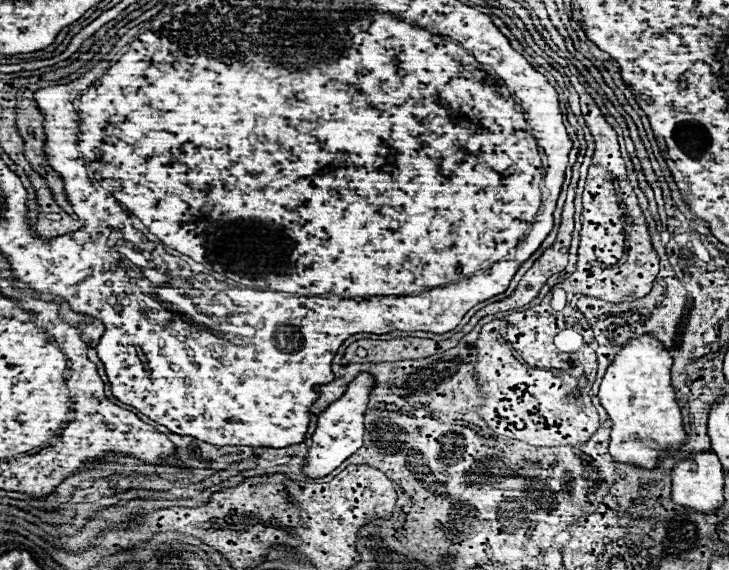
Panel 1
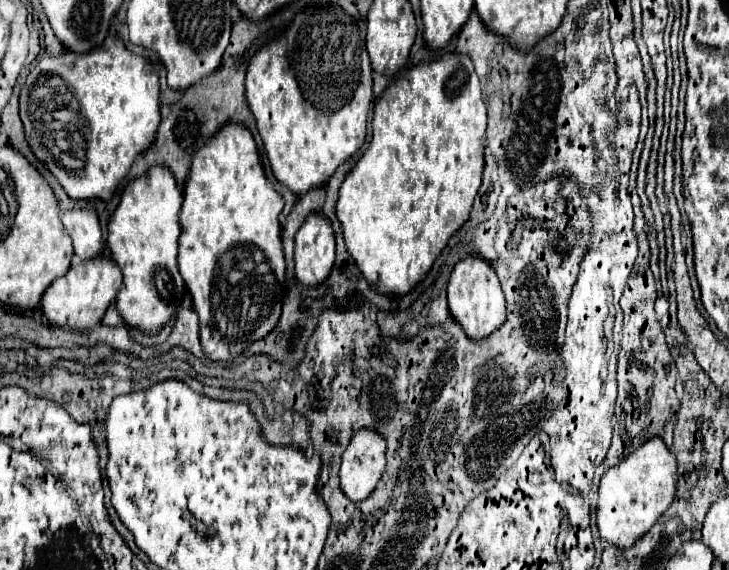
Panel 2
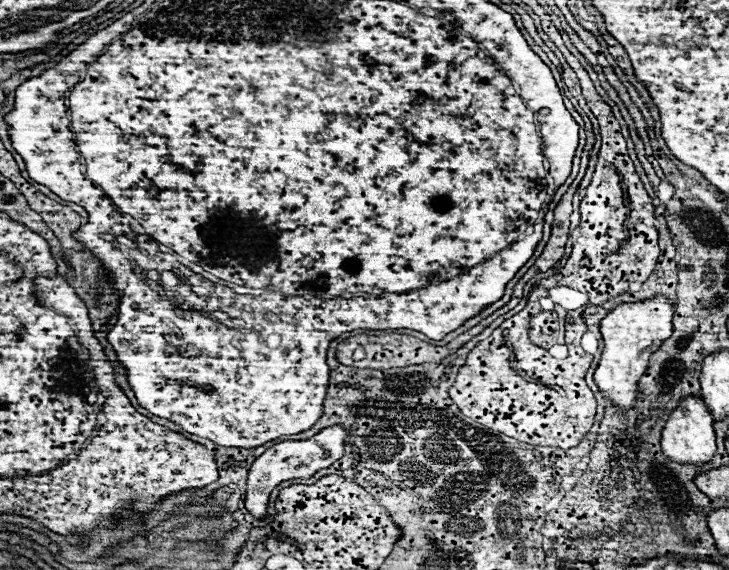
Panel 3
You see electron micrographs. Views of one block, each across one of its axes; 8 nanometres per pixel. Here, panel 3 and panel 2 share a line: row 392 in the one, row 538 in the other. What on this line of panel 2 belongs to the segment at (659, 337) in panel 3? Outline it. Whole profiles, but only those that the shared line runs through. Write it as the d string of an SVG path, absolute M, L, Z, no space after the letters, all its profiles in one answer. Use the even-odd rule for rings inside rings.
M660 436L648 438L640 448L628 454L620 464L606 470L598 490L598 530L600 536L620 548L630 548L644 536L656 520L668 510L676 494L676 456L668 450Z

